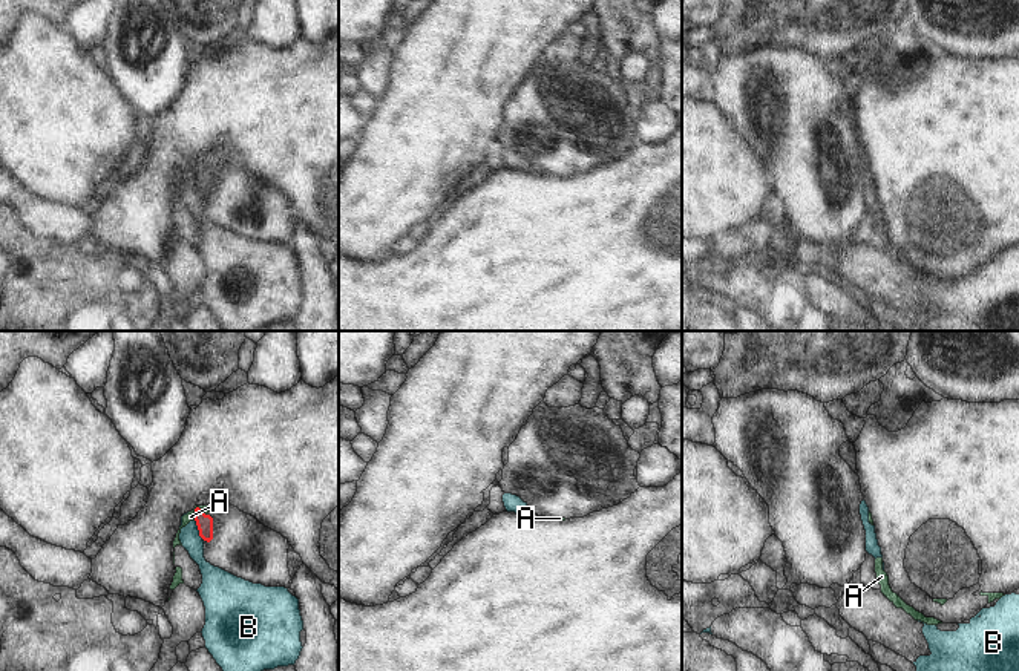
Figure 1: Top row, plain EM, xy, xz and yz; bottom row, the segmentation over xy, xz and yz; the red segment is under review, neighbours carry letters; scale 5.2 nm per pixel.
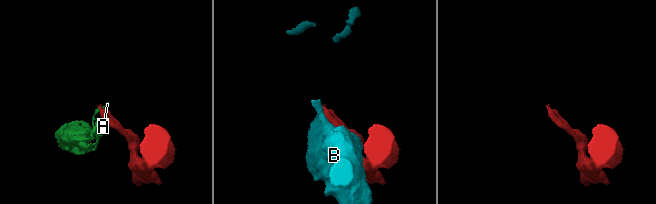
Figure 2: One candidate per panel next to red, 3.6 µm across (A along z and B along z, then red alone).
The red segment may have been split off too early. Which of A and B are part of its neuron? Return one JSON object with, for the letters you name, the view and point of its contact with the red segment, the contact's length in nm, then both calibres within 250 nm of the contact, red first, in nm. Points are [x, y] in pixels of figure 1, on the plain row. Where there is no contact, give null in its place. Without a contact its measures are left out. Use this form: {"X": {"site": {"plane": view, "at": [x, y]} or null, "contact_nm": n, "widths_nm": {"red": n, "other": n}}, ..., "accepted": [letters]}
{"accepted": []}

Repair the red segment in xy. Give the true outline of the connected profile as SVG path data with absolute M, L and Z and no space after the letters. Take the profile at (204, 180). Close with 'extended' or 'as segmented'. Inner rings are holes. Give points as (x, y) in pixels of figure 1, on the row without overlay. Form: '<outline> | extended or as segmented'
M195 165L195 178L199 187L199 193L210 199L213 196L213 175L210 172L205 172L202 165Z | as segmented

